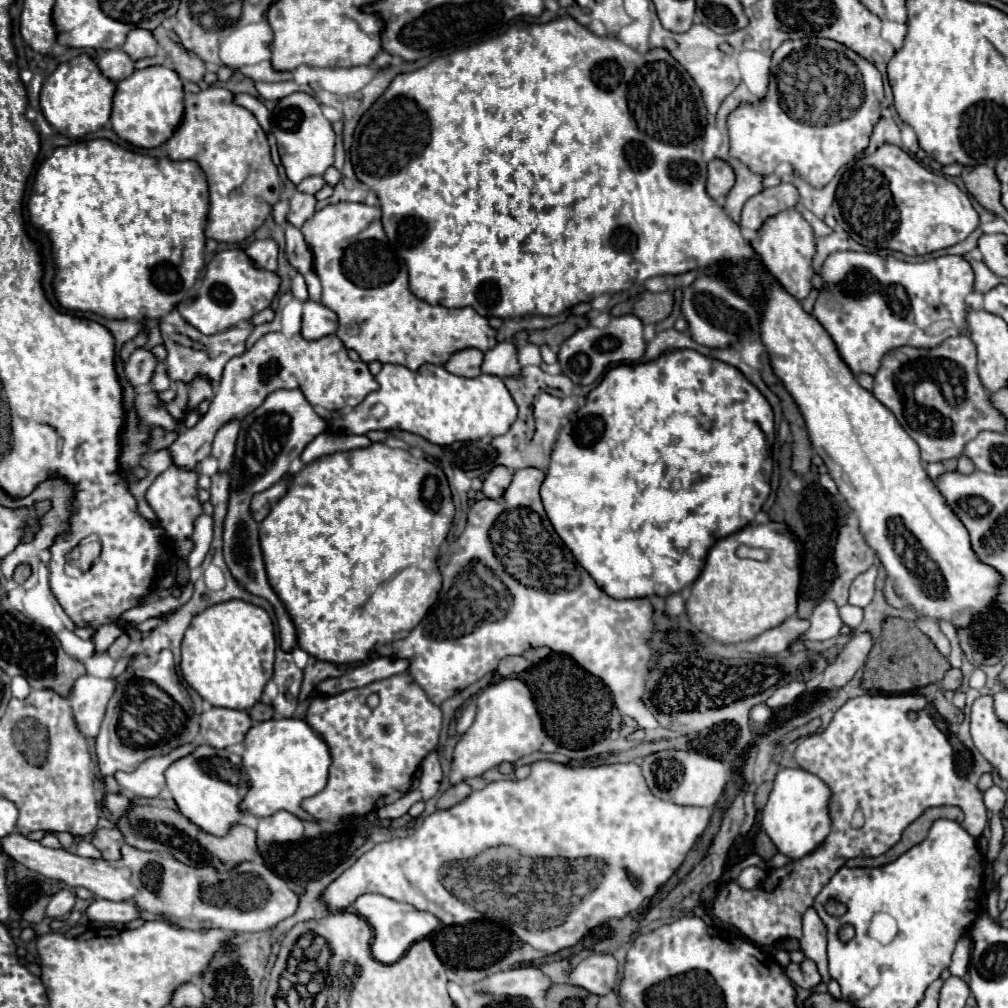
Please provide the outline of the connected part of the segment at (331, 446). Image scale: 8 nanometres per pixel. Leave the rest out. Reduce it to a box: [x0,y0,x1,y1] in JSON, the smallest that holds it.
[300,432,372,464]

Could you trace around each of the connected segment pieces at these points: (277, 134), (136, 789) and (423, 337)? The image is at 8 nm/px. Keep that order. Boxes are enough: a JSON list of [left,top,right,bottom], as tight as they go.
[[272,92,334,184],[114,744,194,798],[302,202,496,370]]

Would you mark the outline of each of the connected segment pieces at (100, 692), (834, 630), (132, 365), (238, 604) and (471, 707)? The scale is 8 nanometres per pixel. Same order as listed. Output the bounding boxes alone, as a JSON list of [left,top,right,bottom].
[[70,674,114,738],[798,600,842,642],[124,348,158,388],[180,600,274,710],[456,704,476,734]]

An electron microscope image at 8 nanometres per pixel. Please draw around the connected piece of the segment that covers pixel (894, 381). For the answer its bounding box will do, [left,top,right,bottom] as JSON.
[872,336,1006,462]

